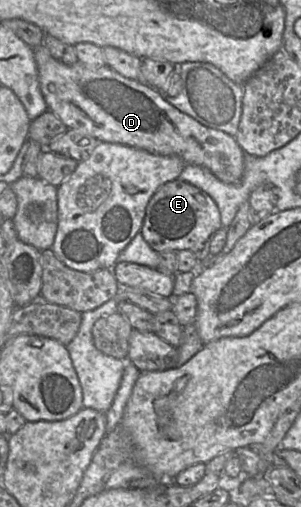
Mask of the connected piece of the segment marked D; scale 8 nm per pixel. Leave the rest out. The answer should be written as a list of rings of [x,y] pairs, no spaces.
[[[44,45],[32,49],[38,70],[40,90],[48,110],[55,113],[68,129],[88,134],[100,142],[122,144],[161,156],[179,156],[187,165],[204,167],[225,183],[232,184],[241,180],[245,153],[233,136],[200,124],[171,105],[160,91],[124,77],[108,66],[91,69],[79,62],[66,65],[54,59]]]

